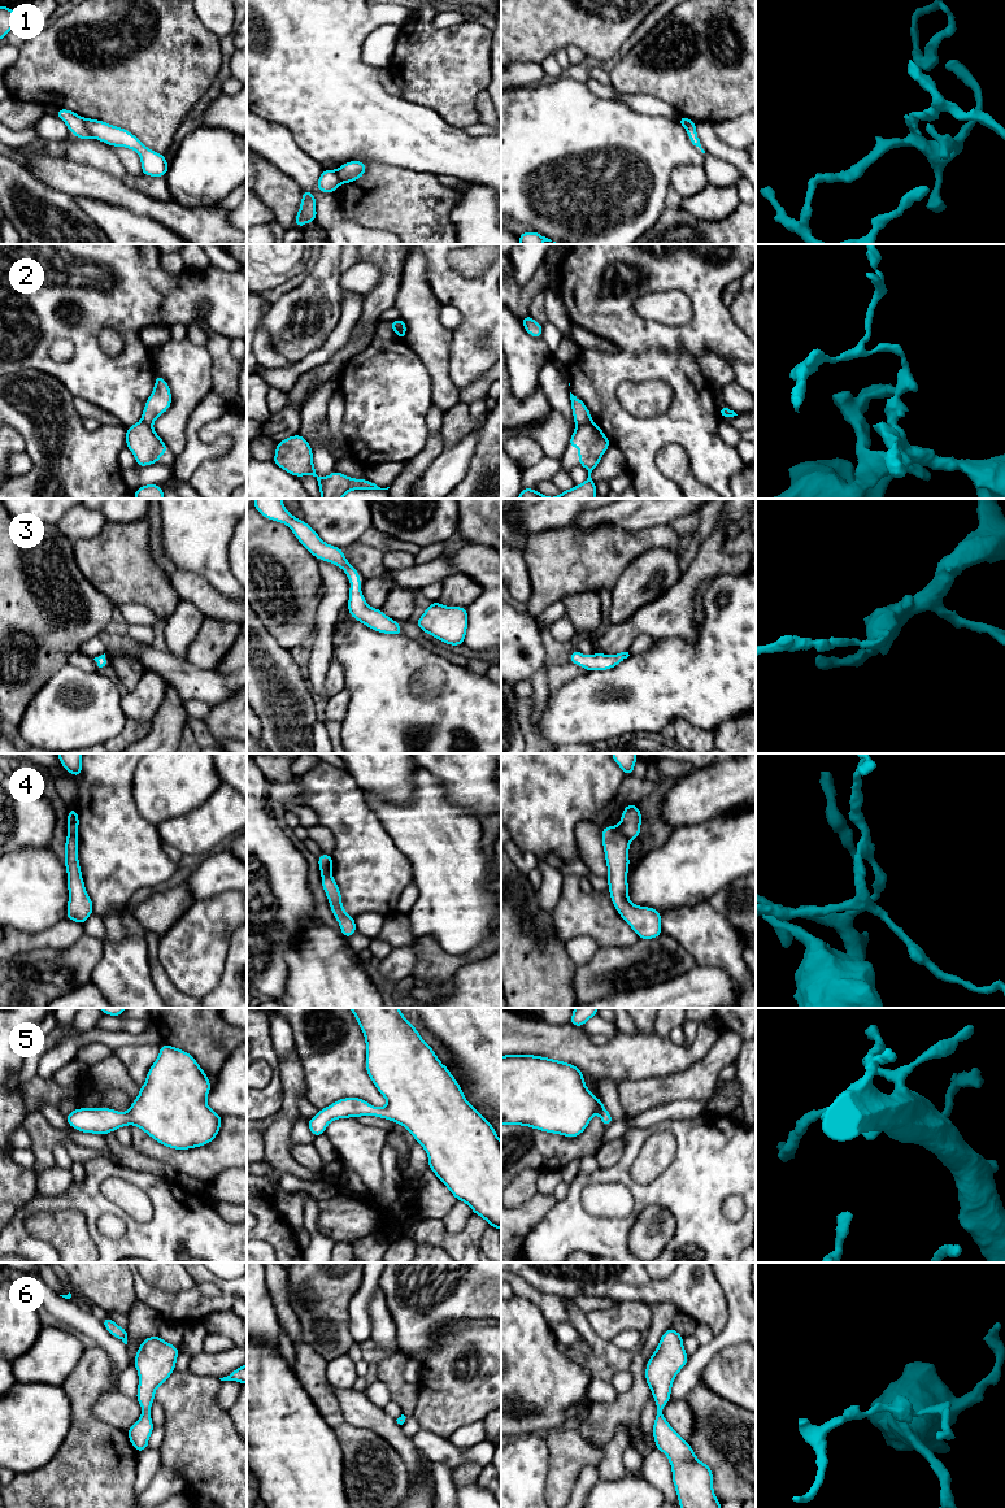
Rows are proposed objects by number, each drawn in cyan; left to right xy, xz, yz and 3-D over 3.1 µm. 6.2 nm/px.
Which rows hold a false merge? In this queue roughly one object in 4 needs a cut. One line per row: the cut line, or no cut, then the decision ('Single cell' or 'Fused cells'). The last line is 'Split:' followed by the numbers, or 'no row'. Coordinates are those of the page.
1: Split along xy (83, 120), (85, 127), (92, 137). Fused cells
2: Split along yz (591, 420), (577, 425). Fused cells
3: No split. Single cell
4: Split along yz (618, 826), (629, 841). Fused cells
5: No split. Single cell
6: No split. Single cell
Split: 1, 2, 4

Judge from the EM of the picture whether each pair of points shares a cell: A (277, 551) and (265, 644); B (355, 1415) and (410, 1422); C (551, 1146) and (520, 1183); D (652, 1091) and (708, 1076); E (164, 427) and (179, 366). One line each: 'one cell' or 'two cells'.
A: two cells
B: two cells
C: two cells
D: one cell
E: one cell

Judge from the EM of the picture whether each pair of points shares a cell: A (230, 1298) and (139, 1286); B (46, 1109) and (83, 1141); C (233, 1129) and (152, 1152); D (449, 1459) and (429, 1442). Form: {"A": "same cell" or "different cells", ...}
{"A": "same cell", "B": "same cell", "C": "same cell", "D": "same cell"}

